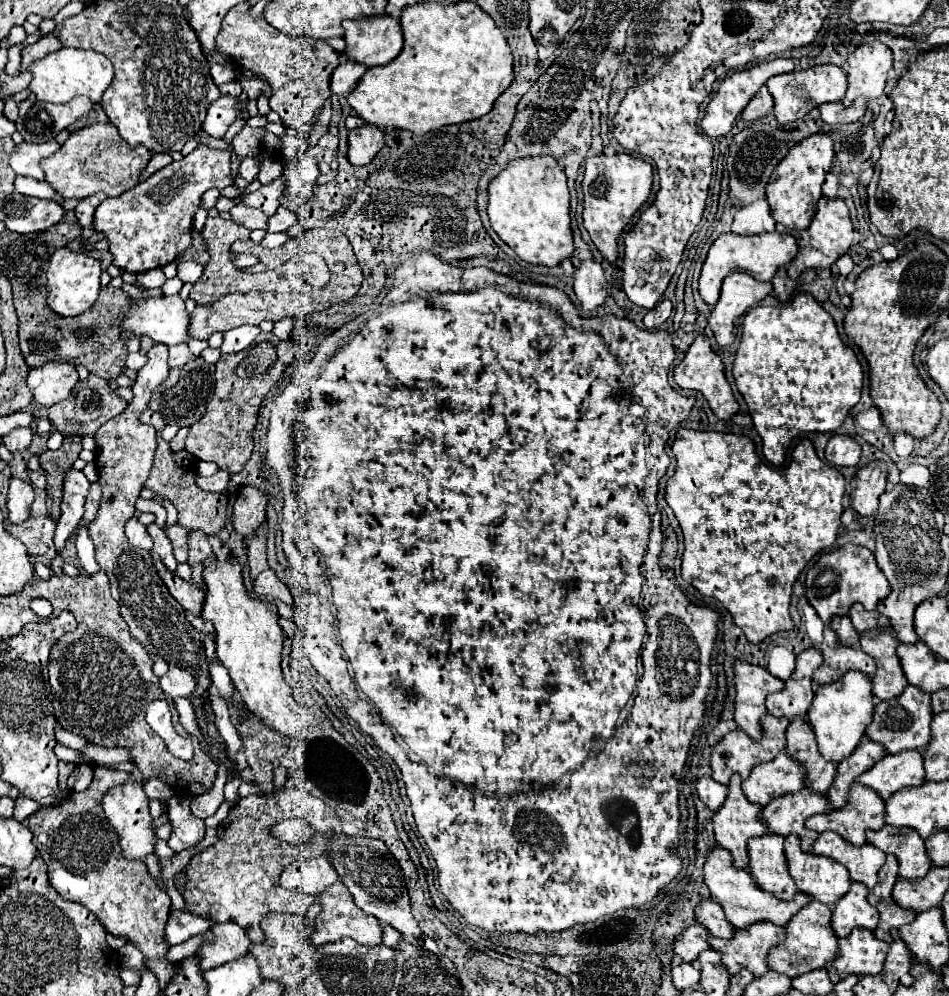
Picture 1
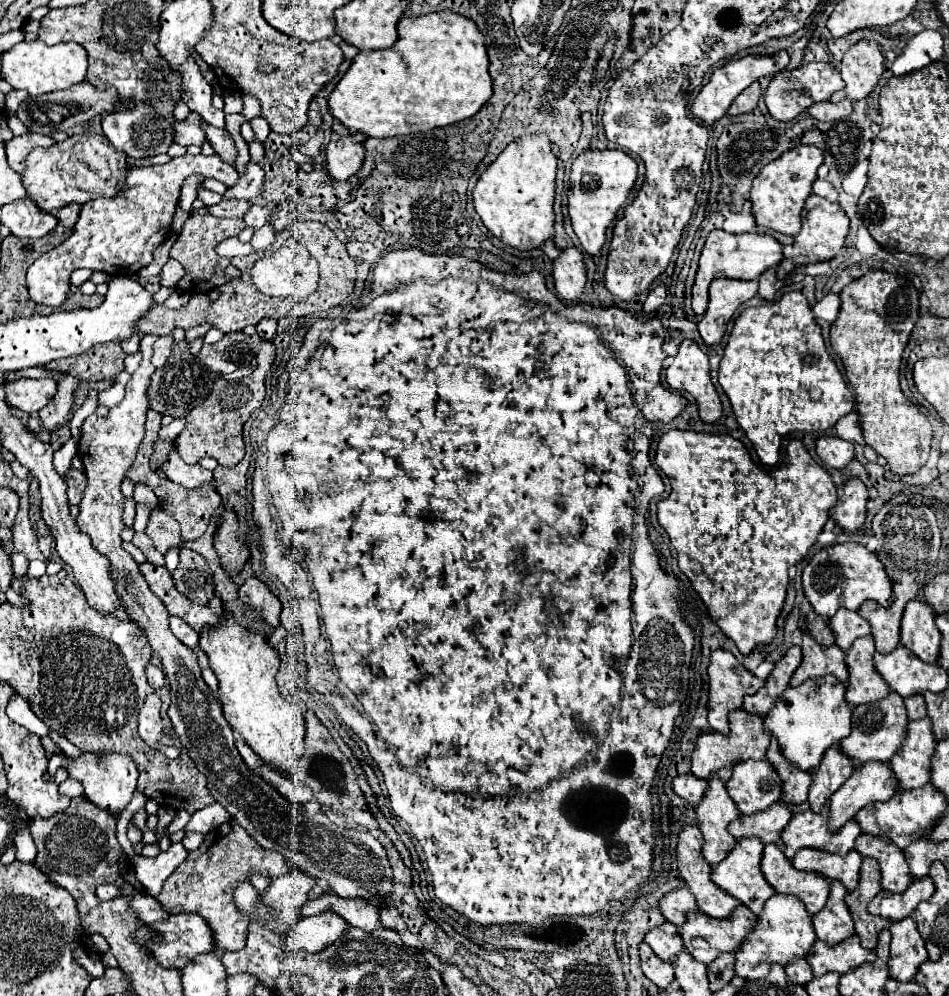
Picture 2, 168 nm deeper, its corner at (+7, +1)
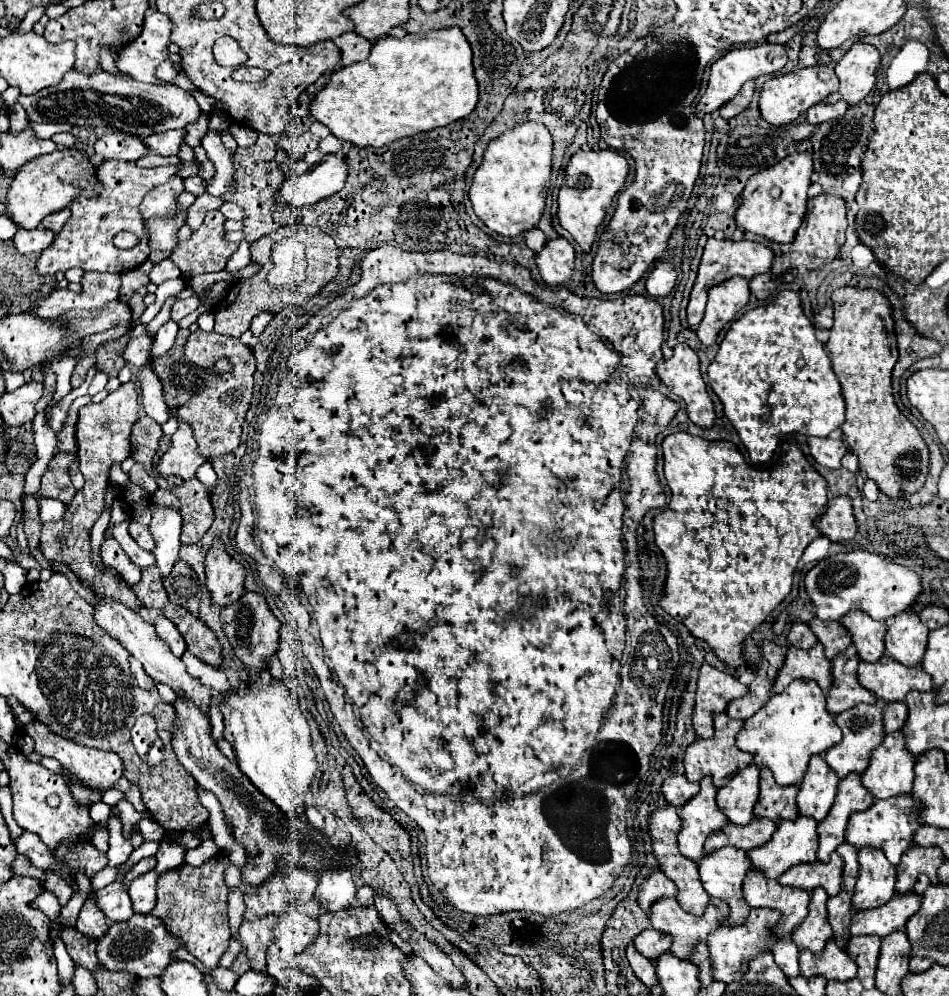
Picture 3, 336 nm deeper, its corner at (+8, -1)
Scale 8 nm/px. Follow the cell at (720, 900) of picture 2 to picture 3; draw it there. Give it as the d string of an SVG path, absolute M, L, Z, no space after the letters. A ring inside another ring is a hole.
M667 805L661 809L655 809L649 815L649 835L651 835L651 845L653 845L653 855L659 861L661 871L675 883L677 887L677 903L689 911L689 913L701 913L705 911L705 905L709 901L709 895L705 893L705 889L701 889L701 881L699 881L699 873L697 873L697 863L689 861L687 857L683 857L677 849L677 833L681 827L681 817L677 813L675 807Z

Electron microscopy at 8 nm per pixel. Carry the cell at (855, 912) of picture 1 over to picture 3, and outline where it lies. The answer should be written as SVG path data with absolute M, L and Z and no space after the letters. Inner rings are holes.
M821 889L811 891L809 913L807 913L805 921L801 921L797 925L797 929L791 933L791 939L795 941L795 945L799 949L823 953L825 941L831 939L833 933L829 929L829 921L827 921L827 913L825 913L825 901L827 899L829 899L829 895Z

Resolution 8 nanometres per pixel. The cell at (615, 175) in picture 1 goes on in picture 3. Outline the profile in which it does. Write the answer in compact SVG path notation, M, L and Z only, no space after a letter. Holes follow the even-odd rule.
M609 149L607 151L577 151L569 159L565 167L565 177L559 189L557 217L561 227L571 233L571 237L577 241L577 245L585 253L593 245L597 227L603 223L607 207L611 205L613 197L623 189L627 173L629 173L629 165L625 157Z

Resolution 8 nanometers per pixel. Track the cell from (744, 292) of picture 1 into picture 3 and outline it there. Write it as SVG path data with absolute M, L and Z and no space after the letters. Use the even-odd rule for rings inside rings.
M731 277L709 291L703 321L697 327L697 337L703 345L713 345L719 331L741 311L749 301L749 281L743 277Z

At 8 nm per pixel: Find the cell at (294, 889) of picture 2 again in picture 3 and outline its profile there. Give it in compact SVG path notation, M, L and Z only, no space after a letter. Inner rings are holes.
M247 915L235 937L247 951L249 967L263 975L267 975L265 953L267 953L269 941L273 941L273 937L269 937L269 933L271 933L269 925L273 925L273 917L275 915L265 915L265 917L249 917Z

